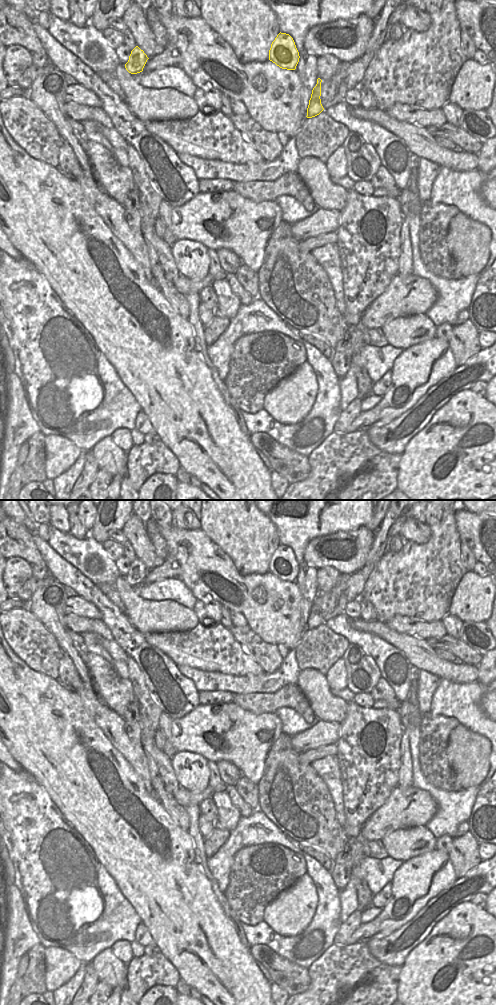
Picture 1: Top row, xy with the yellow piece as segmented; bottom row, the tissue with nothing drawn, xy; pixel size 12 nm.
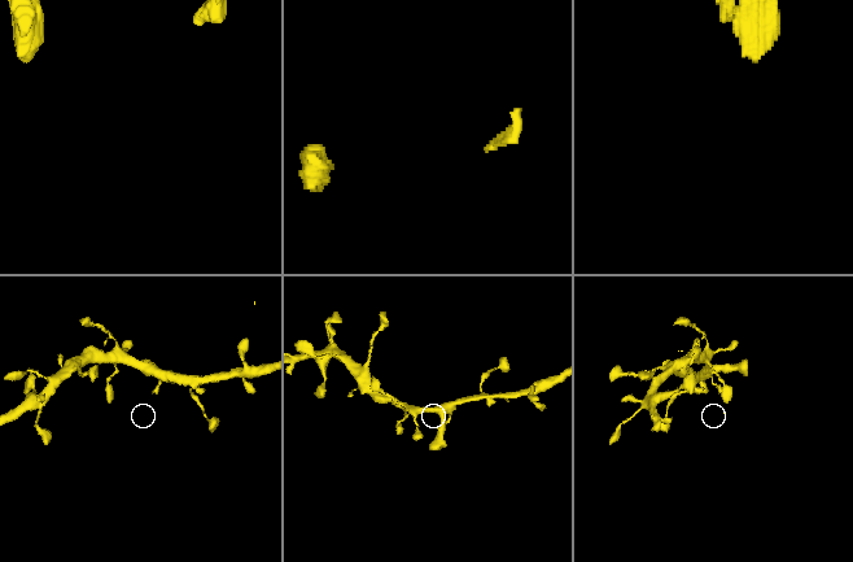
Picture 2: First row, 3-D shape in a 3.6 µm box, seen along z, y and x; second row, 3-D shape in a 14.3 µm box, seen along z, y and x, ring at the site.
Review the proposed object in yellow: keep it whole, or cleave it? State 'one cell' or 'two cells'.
one cell

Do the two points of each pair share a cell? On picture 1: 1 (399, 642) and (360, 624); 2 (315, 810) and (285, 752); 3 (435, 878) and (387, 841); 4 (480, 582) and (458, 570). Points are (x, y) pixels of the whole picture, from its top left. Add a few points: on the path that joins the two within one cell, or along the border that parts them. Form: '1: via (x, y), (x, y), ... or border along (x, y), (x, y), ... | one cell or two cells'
1: via (389, 635), (377, 627), (370, 626) | one cell
2: via (301, 796), (285, 778), (285, 766) | one cell
3: border along (431, 850), (413, 856), (403, 862) | two cells
4: border along (467, 571), (453, 594) | two cells

